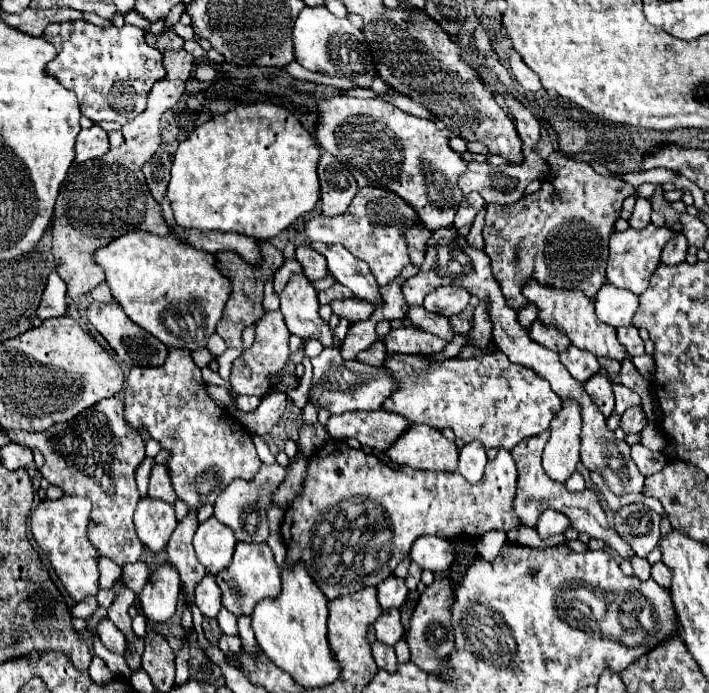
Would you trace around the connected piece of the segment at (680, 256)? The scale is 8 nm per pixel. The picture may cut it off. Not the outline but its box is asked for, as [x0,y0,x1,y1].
[661,234,687,264]

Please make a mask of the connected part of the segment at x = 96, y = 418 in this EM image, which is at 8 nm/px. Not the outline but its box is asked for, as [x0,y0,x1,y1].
[7,398,145,566]

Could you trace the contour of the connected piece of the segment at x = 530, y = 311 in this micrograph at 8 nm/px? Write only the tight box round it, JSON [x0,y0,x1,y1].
[517,304,537,328]

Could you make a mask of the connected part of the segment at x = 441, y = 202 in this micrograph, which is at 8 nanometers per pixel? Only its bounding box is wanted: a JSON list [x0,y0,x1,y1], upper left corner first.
[315,96,467,230]

